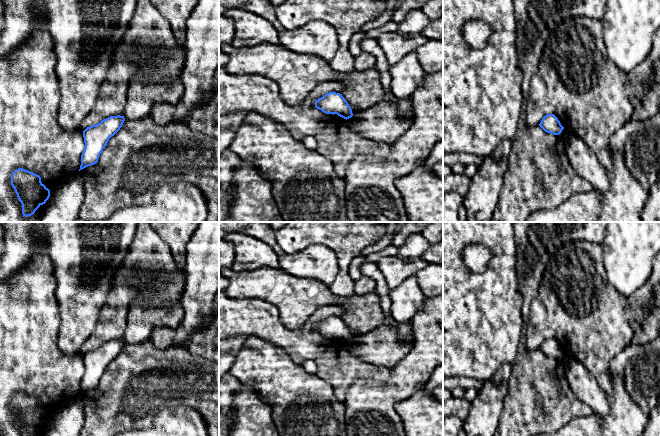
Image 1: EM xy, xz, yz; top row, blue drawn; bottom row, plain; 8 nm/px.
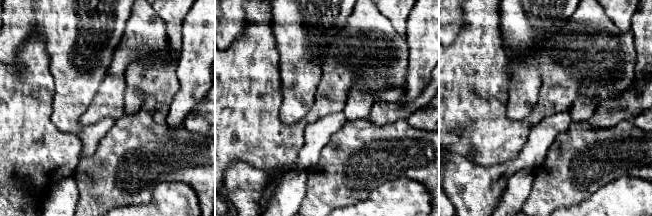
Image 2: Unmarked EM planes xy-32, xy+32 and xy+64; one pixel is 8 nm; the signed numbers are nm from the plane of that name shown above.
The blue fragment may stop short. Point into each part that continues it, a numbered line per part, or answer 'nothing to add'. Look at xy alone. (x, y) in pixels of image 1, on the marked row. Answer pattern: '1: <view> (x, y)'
nothing to add

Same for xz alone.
nothing to add

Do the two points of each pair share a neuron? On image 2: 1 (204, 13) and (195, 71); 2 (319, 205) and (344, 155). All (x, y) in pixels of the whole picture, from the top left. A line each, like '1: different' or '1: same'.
1: same
2: same

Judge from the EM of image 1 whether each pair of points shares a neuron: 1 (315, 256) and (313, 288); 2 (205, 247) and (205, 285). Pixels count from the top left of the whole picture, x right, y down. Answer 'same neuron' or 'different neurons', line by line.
1: different neurons
2: same neuron

